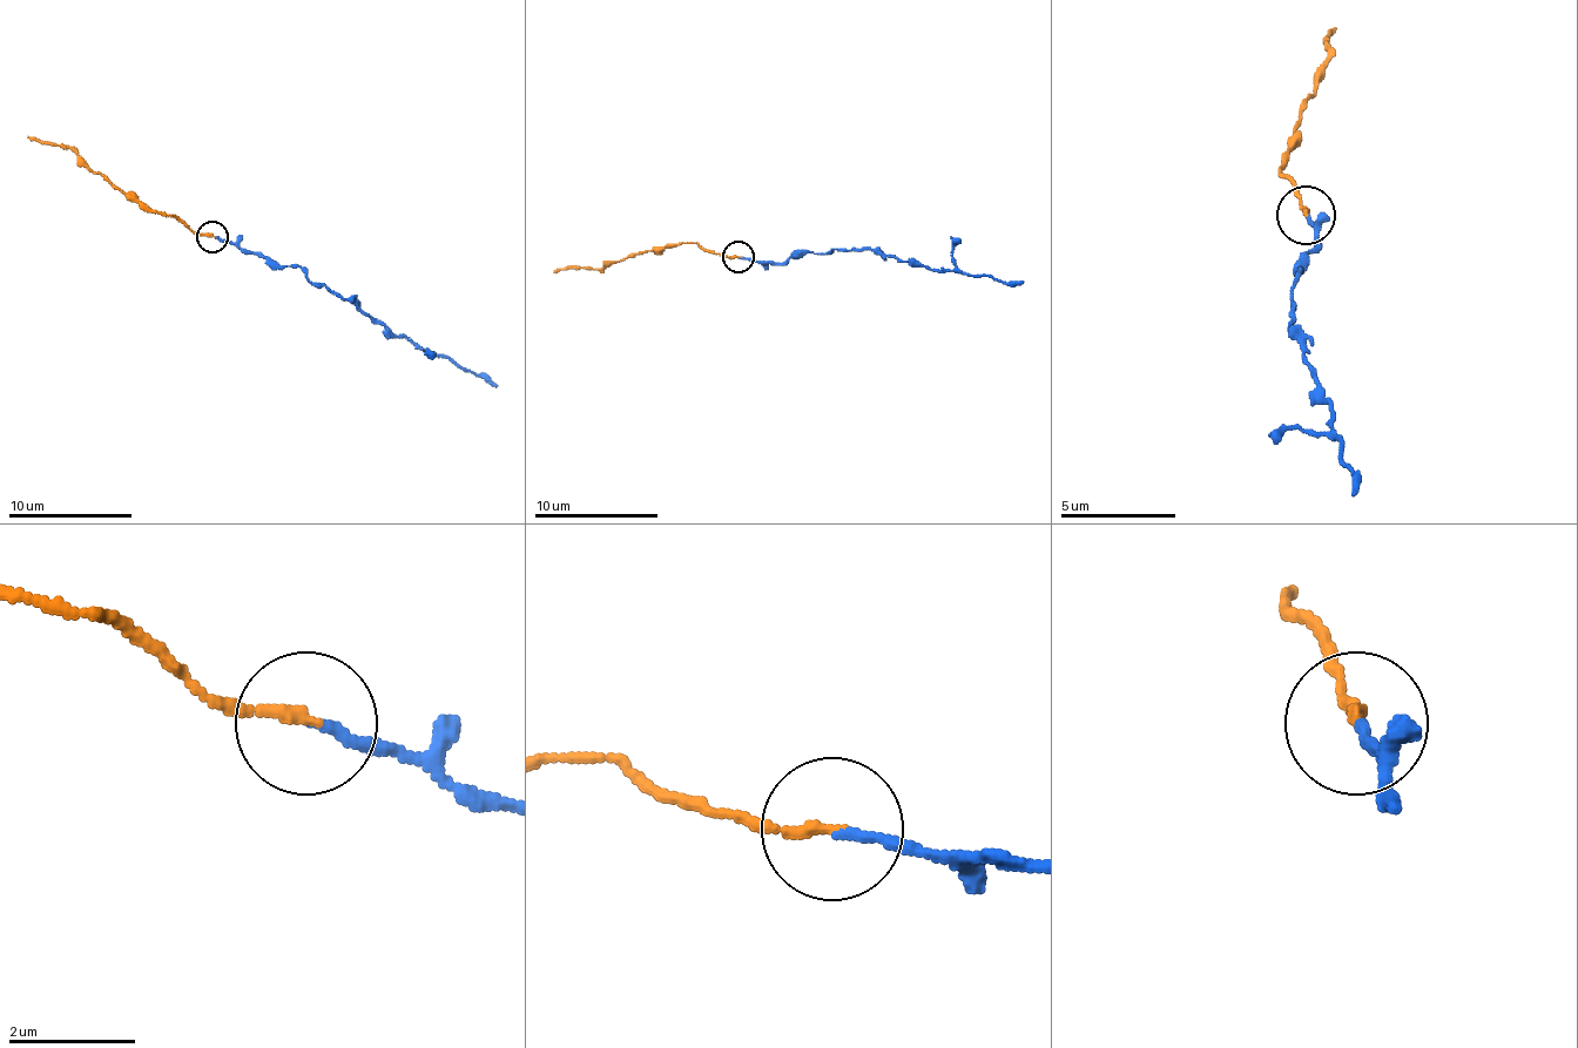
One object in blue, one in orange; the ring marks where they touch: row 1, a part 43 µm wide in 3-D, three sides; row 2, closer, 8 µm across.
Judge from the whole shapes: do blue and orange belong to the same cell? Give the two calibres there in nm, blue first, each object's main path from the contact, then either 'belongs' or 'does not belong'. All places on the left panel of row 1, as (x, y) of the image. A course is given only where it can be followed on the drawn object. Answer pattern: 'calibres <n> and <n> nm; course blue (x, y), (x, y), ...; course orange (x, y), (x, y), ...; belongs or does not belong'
calibres 140 and 180 nm; course blue (211, 237), (280, 265), (298, 265), (314, 284), (351, 299), (397, 337), (497, 386); course orange (211, 237), (196, 234), (172, 216), (146, 213), (68, 147), (34, 141), (28, 135); belongs

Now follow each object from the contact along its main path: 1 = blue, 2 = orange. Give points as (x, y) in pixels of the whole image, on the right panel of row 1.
1: (1310, 216), (1316, 245), (1299, 269), (1293, 332), (1316, 367), (1339, 460), (1356, 477), (1350, 494)
2: (1305, 216), (1281, 170), (1334, 25)

